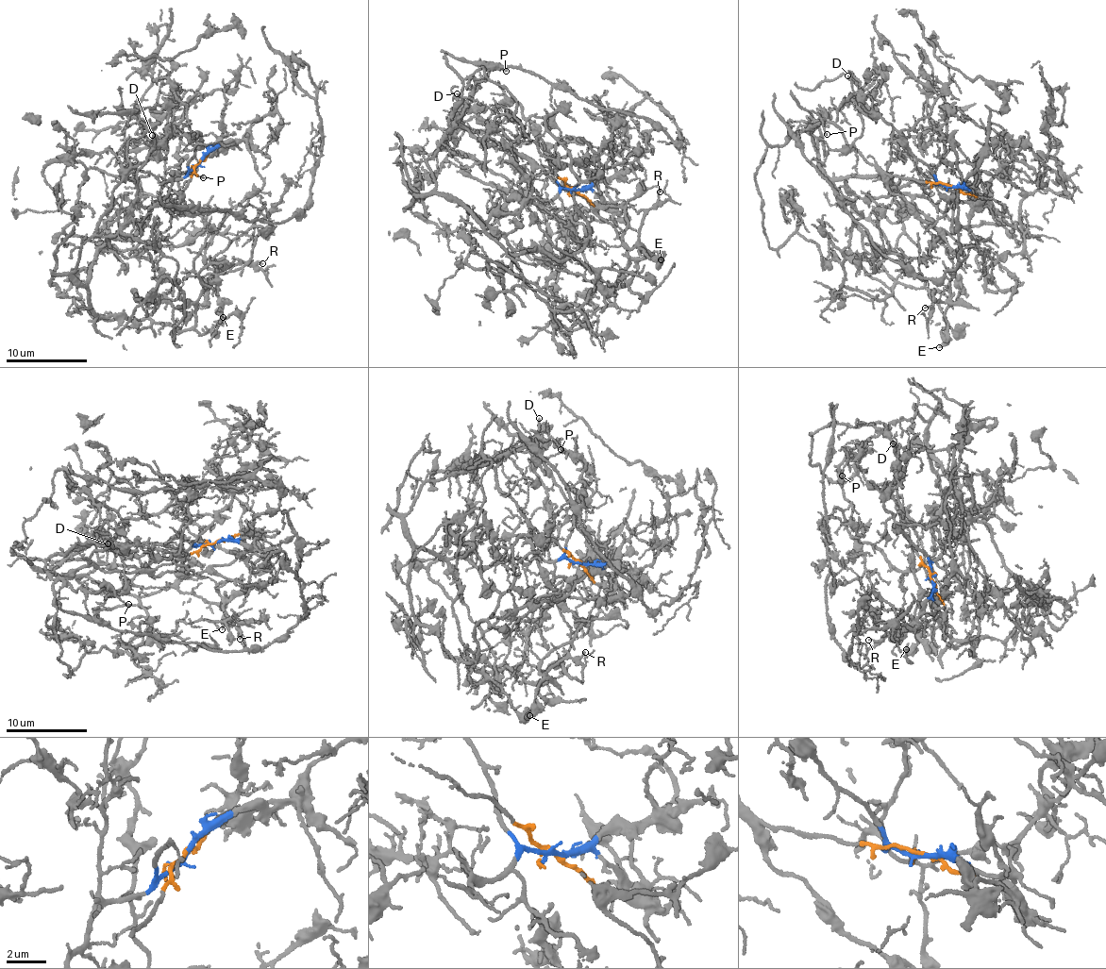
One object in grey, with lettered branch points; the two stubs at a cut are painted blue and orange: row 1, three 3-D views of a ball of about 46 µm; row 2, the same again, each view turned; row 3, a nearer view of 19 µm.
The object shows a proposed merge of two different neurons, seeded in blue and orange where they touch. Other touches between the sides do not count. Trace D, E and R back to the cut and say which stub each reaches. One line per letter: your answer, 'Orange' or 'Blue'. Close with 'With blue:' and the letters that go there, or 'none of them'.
D: Orange
E: Orange
R: Orange
With blue: none of them

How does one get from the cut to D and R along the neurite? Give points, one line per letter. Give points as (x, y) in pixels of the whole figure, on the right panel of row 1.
D: (952, 185), (886, 174), (846, 143), (836, 123), (836, 109), (854, 92), (852, 82), (847, 75)
R: (952, 185), (889, 177), (887, 188), (936, 229), (960, 267), (943, 303), (934, 300), (925, 309)

